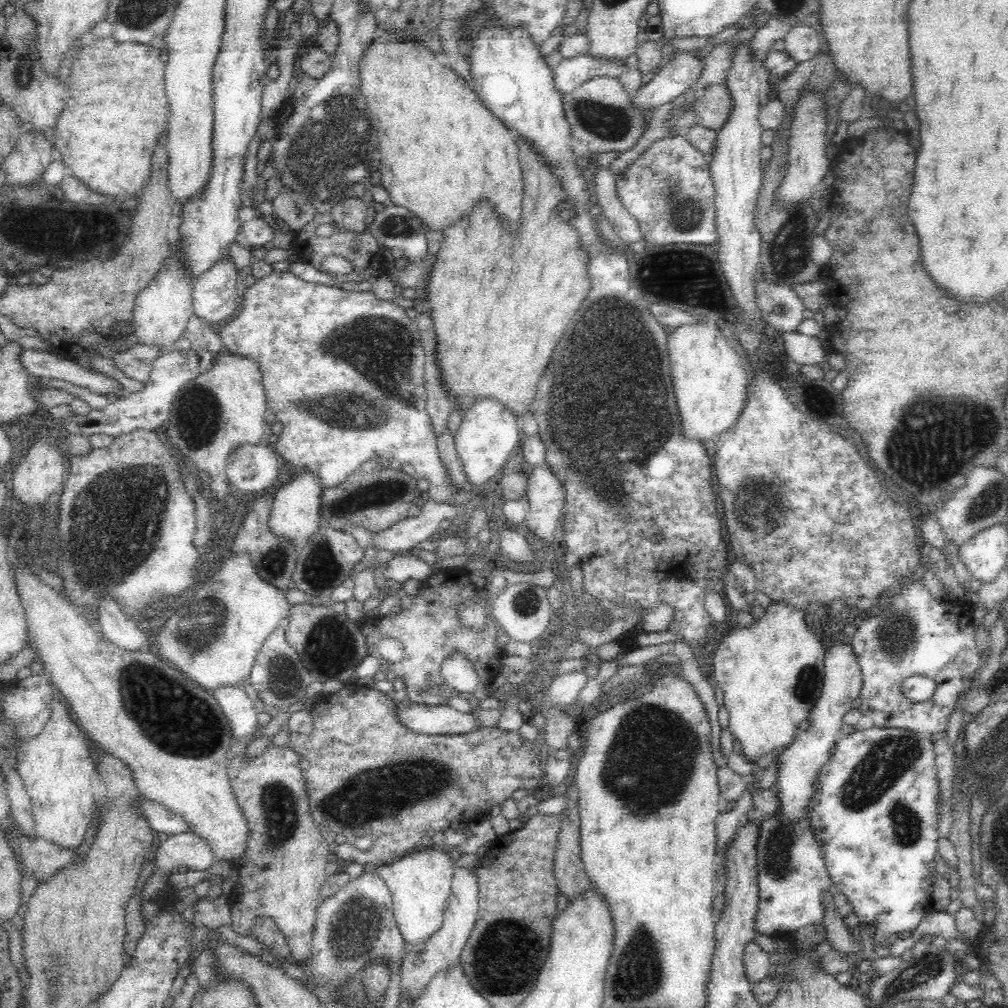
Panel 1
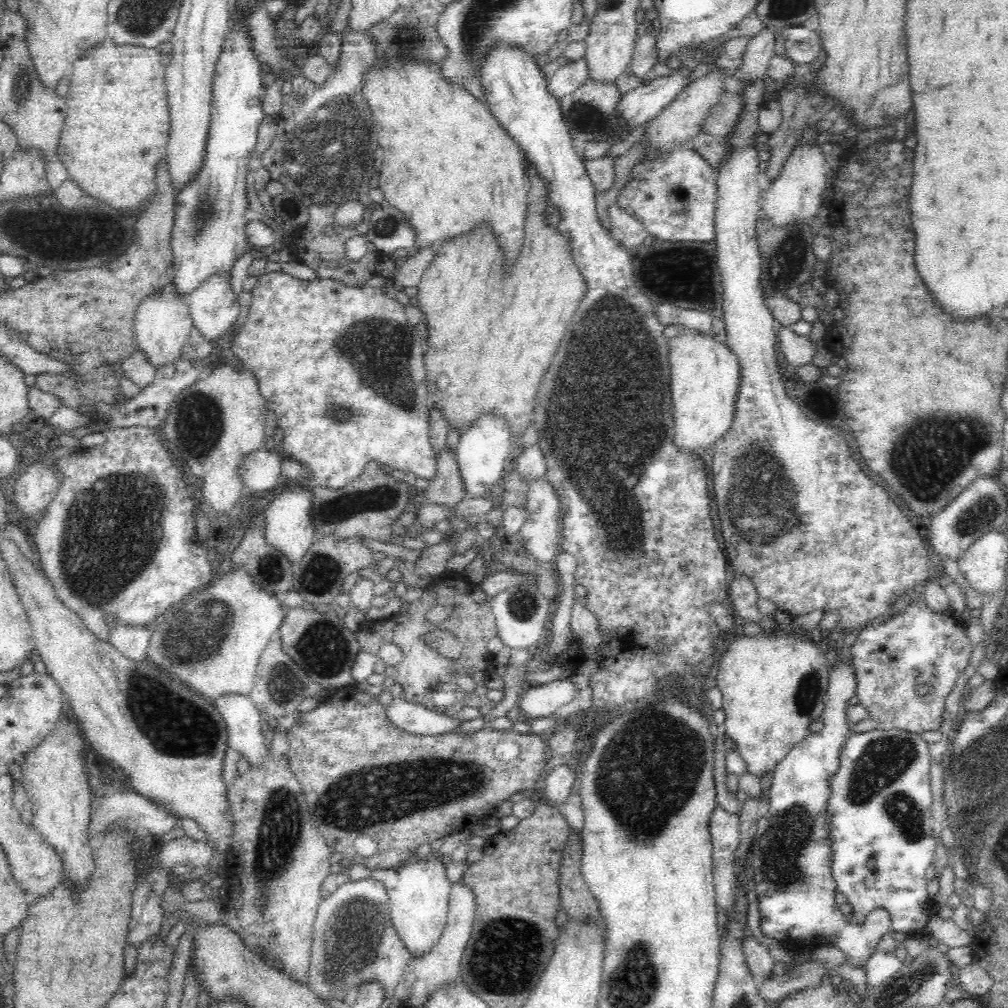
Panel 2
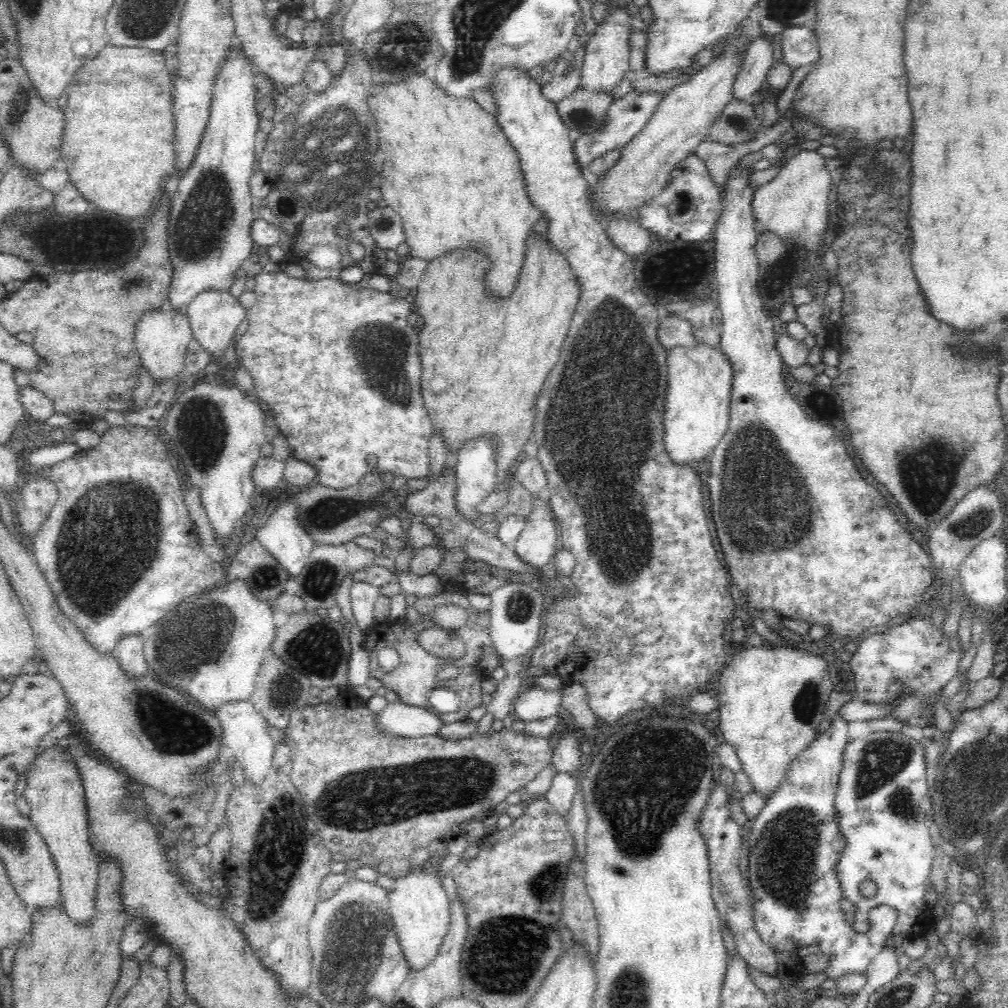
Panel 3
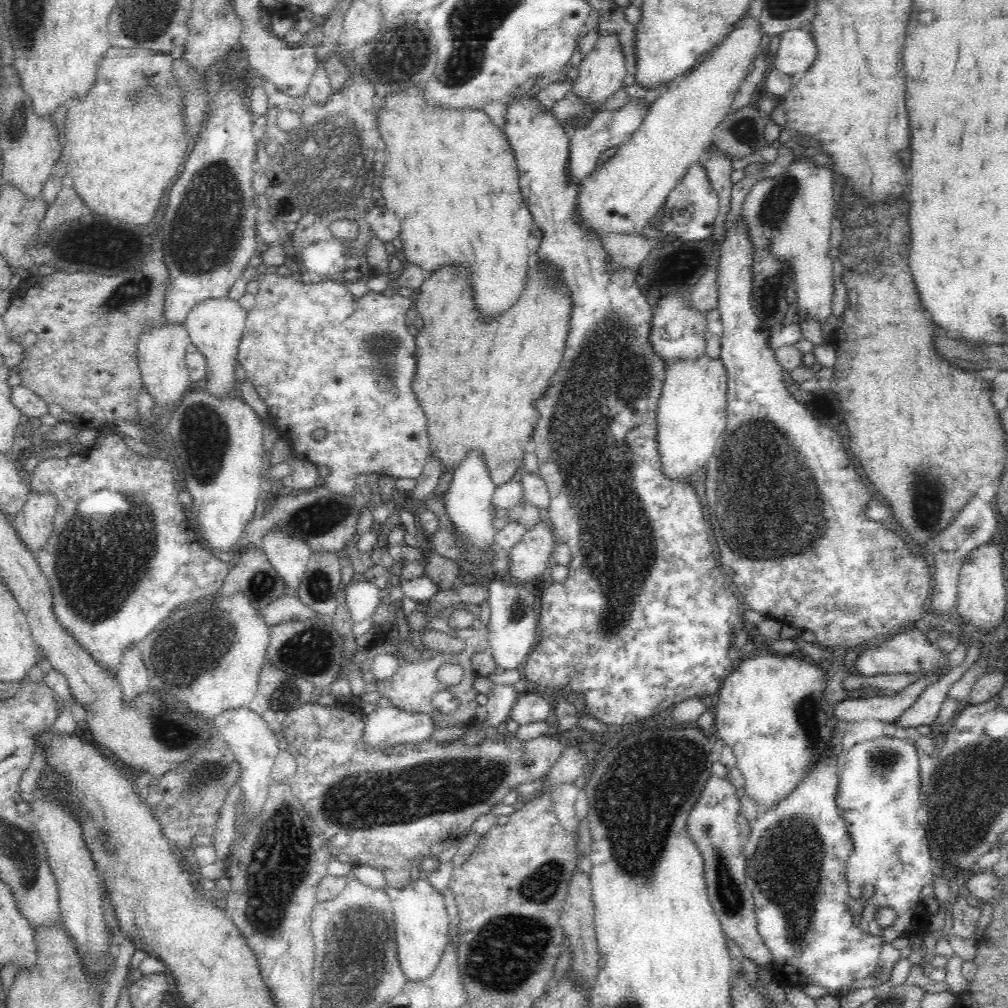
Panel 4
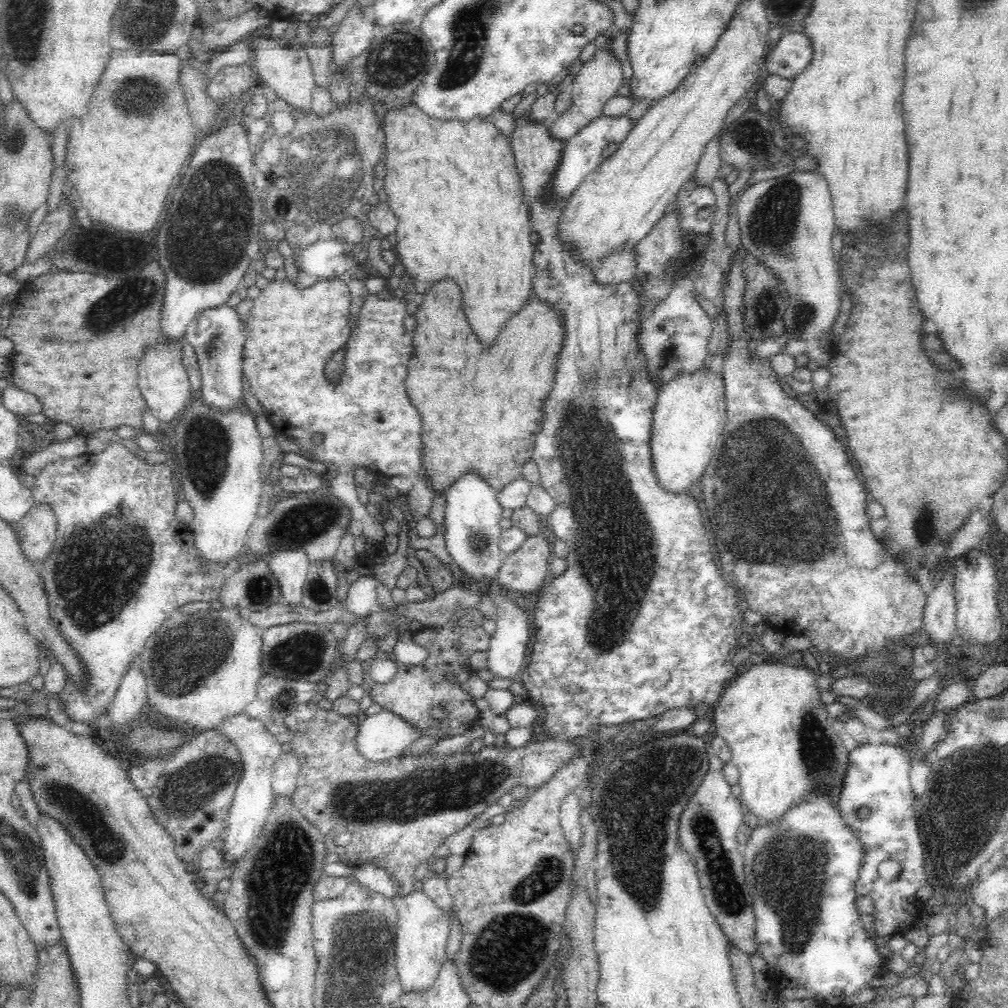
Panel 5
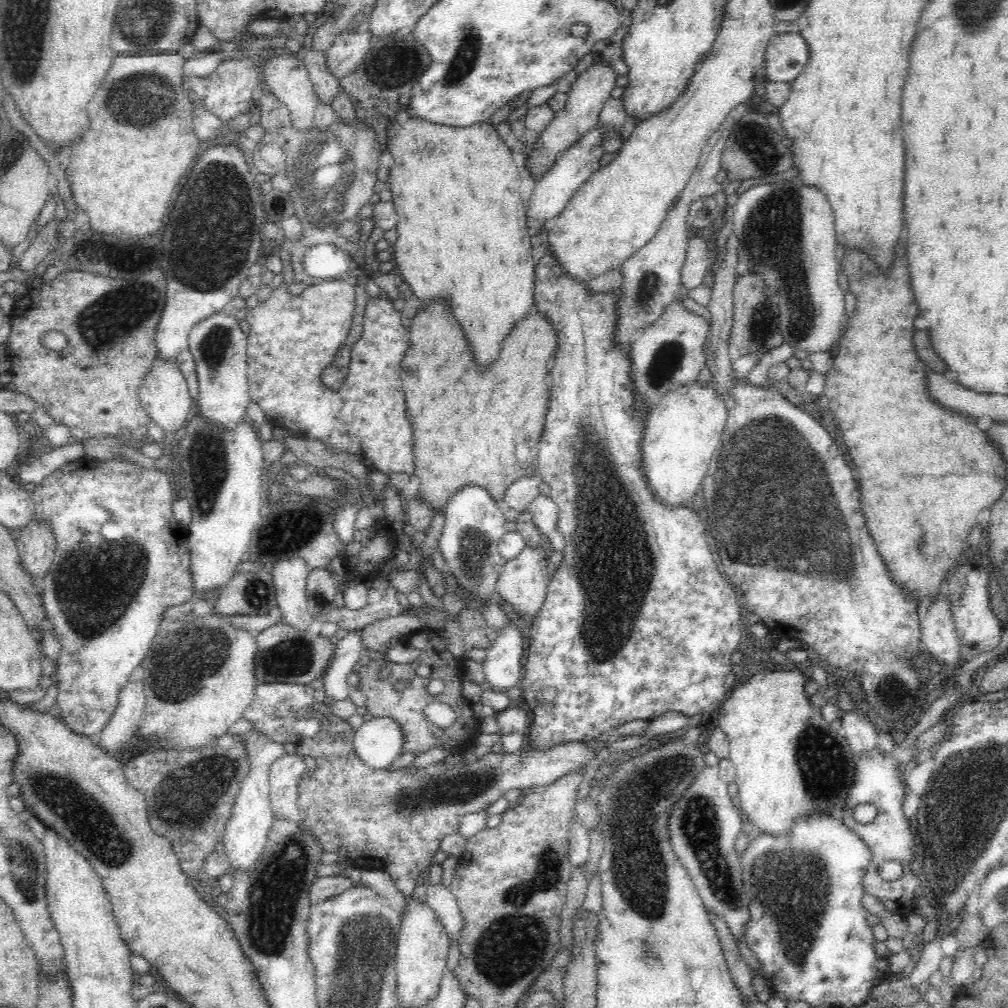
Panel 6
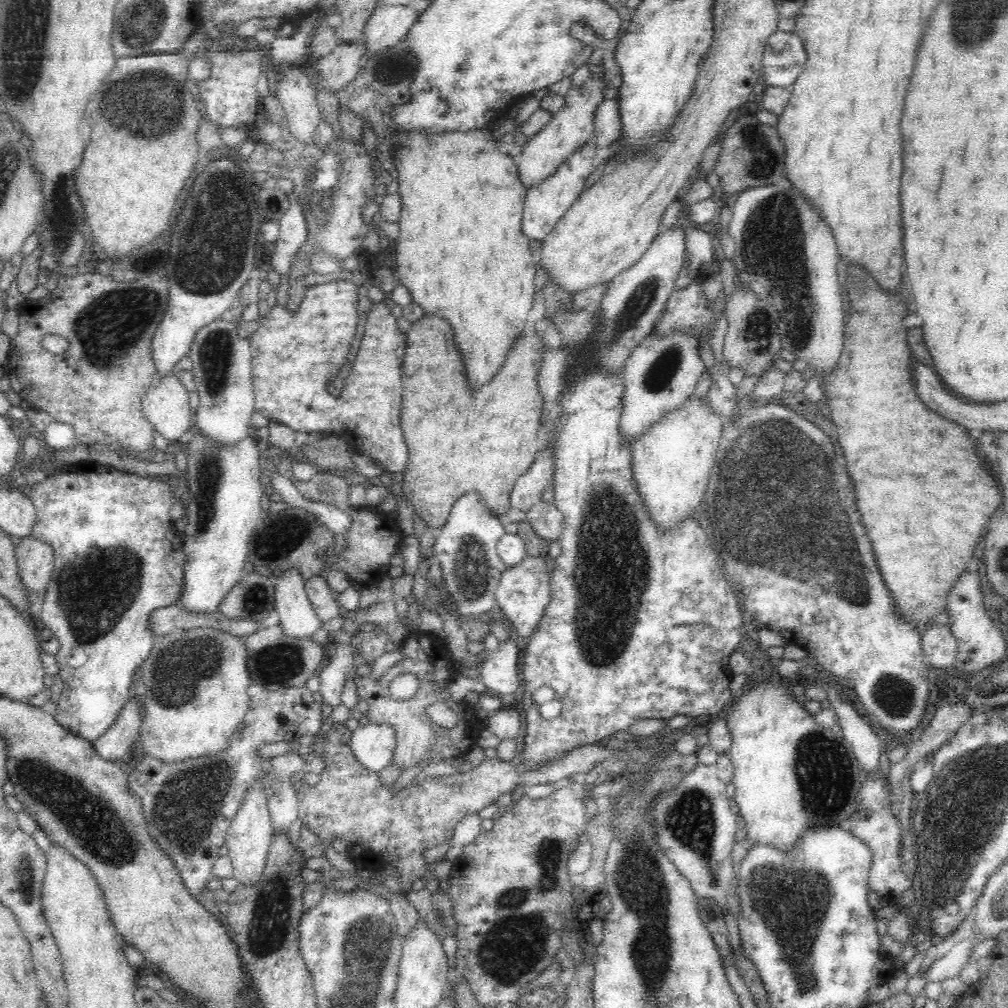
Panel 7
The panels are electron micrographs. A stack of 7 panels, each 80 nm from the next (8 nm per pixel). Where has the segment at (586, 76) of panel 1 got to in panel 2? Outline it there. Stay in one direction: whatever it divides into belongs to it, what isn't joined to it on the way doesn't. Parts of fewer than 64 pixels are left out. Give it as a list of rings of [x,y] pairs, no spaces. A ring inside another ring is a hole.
[[[586,59],[569,61],[566,65],[559,67],[546,82],[546,91],[560,100],[563,96],[572,94],[588,76],[588,65]]]

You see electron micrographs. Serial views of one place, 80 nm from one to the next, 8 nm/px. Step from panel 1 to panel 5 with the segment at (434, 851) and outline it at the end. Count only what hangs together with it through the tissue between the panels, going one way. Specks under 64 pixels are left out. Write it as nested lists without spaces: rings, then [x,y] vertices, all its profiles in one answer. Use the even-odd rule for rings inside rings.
[[[413,890],[410,894],[393,898],[397,911],[397,934],[395,937],[395,965],[402,993],[419,993],[429,989],[444,966],[450,924],[442,909],[428,898],[424,891]]]

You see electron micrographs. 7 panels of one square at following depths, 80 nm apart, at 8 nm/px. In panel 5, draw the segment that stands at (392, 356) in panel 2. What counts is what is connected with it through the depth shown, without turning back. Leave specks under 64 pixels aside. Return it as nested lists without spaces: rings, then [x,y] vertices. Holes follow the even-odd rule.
[[[338,278],[322,279],[316,284],[298,289],[294,282],[271,280],[253,300],[250,316],[244,323],[246,340],[243,350],[243,376],[249,382],[252,393],[262,404],[263,414],[275,427],[305,450],[309,450],[318,462],[338,466],[336,478],[328,481],[329,492],[338,497],[349,510],[352,521],[360,521],[362,535],[375,544],[383,544],[390,528],[378,522],[364,509],[356,492],[354,466],[361,466],[375,474],[390,476],[412,476],[420,474],[422,468],[420,451],[420,415],[408,398],[404,378],[408,358],[412,356],[412,334],[404,327],[406,301],[402,297],[381,299],[378,294],[366,296],[360,312],[358,328],[350,331],[348,316],[352,302],[350,288]],[[346,346],[344,373],[338,383],[329,383],[324,377],[324,365],[330,355]],[[320,434],[322,444],[315,444],[312,438]]]

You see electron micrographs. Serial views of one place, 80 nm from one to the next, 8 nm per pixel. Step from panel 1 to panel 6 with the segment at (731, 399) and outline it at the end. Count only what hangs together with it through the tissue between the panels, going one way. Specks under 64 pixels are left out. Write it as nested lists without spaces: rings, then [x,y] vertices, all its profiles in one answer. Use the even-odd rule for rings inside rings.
[[[697,381],[685,387],[678,387],[667,392],[647,414],[647,420],[640,438],[641,464],[640,471],[648,483],[648,489],[660,503],[668,507],[694,505],[692,500],[704,477],[709,471],[712,458],[722,438],[722,431],[727,420],[727,404],[716,395],[714,383],[702,386]]]

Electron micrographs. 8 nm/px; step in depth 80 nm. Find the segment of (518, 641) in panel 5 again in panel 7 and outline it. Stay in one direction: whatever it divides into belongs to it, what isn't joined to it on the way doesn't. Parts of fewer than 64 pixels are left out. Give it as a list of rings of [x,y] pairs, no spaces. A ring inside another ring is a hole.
[[[514,638],[502,641],[495,651],[489,651],[486,662],[479,668],[481,682],[486,692],[492,696],[500,697],[521,693],[521,684],[518,681],[518,648]]]

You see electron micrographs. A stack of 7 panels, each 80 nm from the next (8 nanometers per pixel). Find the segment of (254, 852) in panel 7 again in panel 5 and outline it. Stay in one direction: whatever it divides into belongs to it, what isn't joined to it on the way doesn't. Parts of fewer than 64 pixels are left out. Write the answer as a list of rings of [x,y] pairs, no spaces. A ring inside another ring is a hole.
[[[246,712],[237,715],[224,721],[218,731],[236,745],[243,762],[243,773],[237,784],[229,816],[225,822],[225,833],[221,839],[224,844],[222,853],[227,864],[232,864],[246,856],[261,835],[268,811],[275,802],[271,792],[272,766],[283,753],[282,744],[268,730],[265,730],[262,722],[251,718]]]

